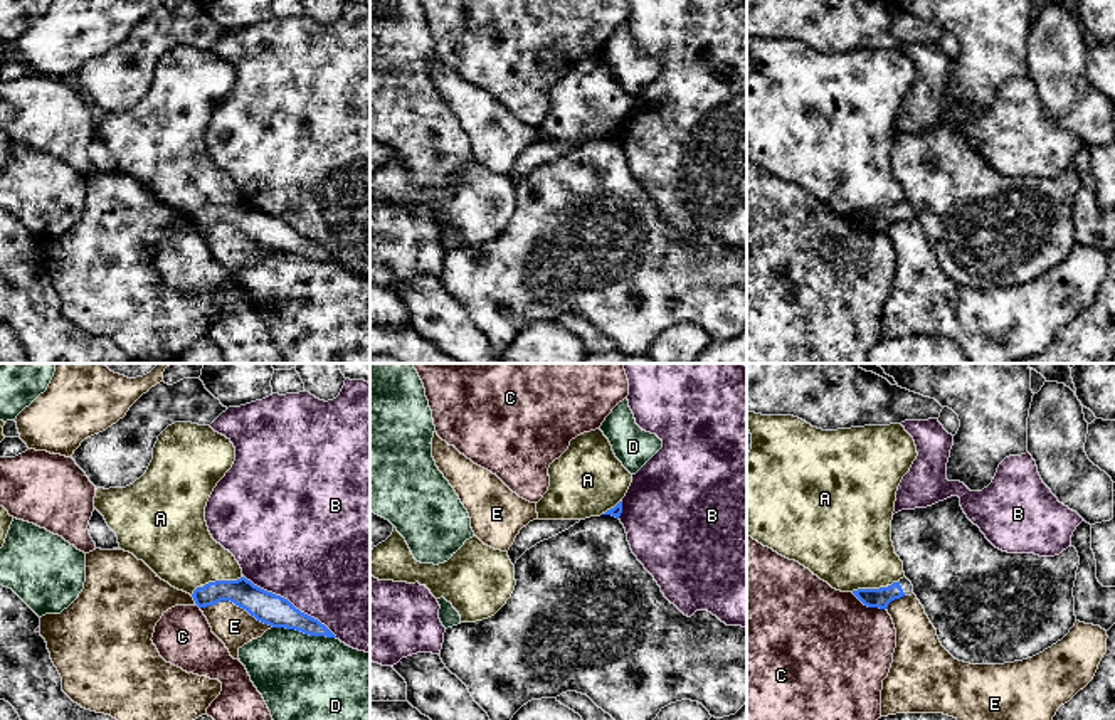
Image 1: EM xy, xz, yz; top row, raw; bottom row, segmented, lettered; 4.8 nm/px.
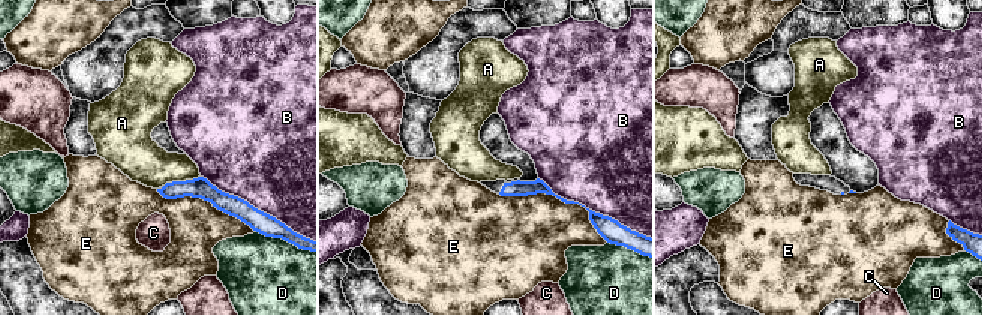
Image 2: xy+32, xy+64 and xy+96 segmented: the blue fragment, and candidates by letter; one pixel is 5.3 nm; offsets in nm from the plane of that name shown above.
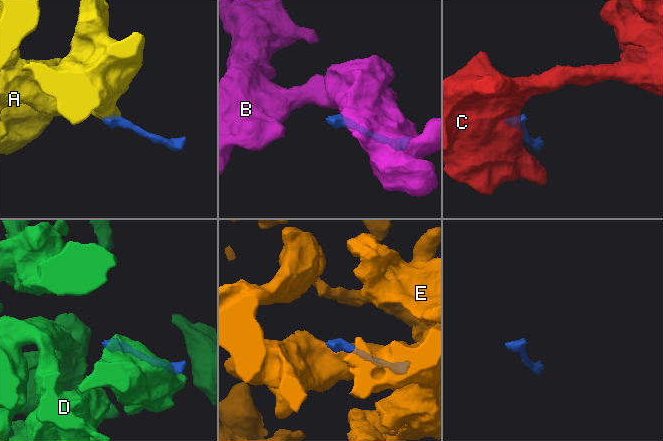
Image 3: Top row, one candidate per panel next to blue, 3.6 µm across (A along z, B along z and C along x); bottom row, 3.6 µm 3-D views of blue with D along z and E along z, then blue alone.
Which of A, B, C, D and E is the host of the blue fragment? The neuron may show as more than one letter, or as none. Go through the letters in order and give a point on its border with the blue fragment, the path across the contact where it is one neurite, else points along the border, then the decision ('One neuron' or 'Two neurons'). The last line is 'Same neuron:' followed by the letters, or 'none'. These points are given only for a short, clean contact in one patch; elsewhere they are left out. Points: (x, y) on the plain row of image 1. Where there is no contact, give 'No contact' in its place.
A: Touches blue at xy (222, 204). Boundary: xy (243, 199), (209, 204), (204, 209). Two neurons
B: Touches blue at xy (290, 226). Two neurons
C: Touches blue at yz (868, 229). Boundary: yz (851, 216), (865, 227), (885, 232). Two neurons
D: Touches blue at xy (305, 256). Two neurons
E: Touches blue at xy (237, 227). Two neurons
Same neuron: none

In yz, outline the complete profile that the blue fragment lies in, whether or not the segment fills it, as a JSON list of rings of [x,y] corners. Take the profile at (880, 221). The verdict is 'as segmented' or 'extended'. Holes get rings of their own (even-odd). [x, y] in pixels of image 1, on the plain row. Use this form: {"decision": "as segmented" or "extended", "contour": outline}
{"decision": "extended", "contour": [[[903,200],[898,205],[893,205],[891,209],[880,212],[858,212],[853,214],[853,217],[868,230],[886,232],[891,224],[900,222],[903,219],[912,219],[913,209],[906,200]]]}

